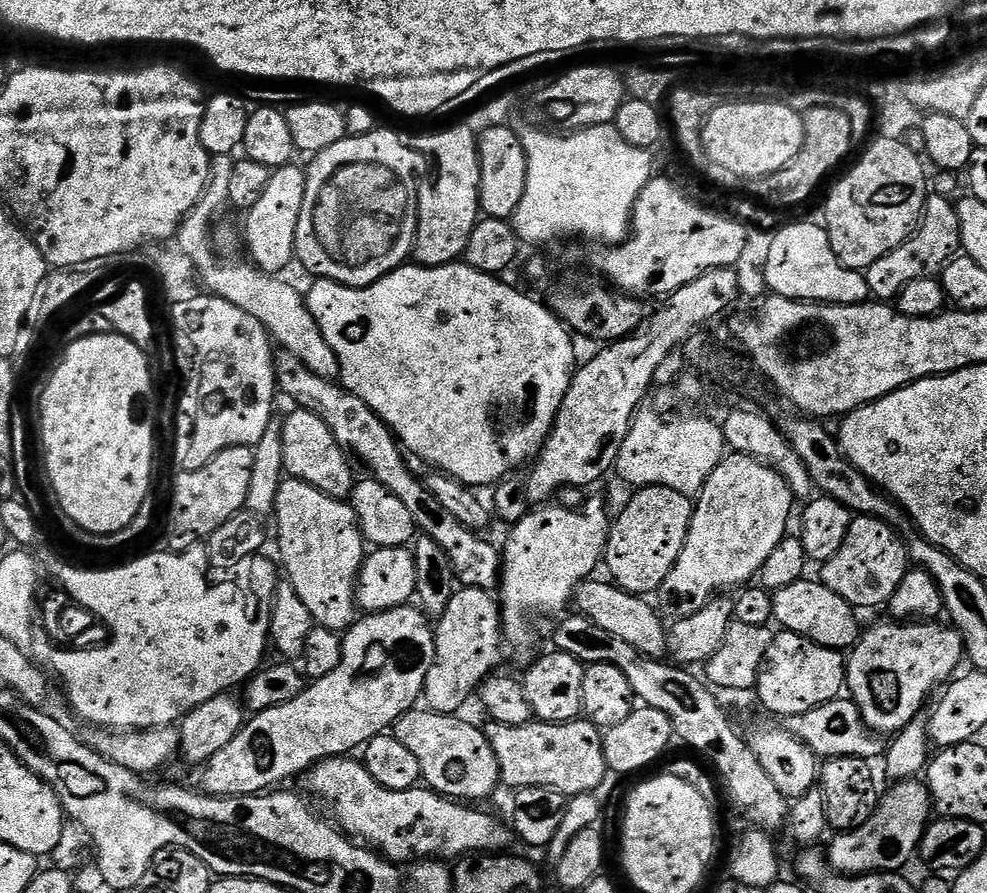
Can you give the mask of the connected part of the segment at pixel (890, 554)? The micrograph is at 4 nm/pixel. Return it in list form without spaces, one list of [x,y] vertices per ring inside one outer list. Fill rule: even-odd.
[[[857,515],[853,519],[850,530],[846,534],[846,542],[842,542],[842,550],[834,554],[834,558],[823,561],[824,568],[818,573],[821,584],[825,584],[834,594],[838,594],[848,604],[857,610],[863,608],[876,608],[887,605],[888,599],[898,590],[902,578],[910,571],[910,561],[908,558],[908,545],[904,543],[901,533],[897,532],[892,525],[876,516]]]

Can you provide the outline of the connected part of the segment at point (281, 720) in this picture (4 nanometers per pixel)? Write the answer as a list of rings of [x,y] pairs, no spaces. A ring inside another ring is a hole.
[[[419,607],[361,615],[342,639],[342,662],[331,674],[311,681],[294,702],[255,713],[203,765],[202,788],[207,795],[259,796],[291,776],[307,773],[320,760],[363,749],[369,740],[387,733],[402,714],[417,707],[436,649],[433,621]]]

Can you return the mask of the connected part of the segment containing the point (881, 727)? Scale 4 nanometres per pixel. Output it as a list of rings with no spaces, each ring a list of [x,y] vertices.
[[[887,622],[888,624],[876,624],[872,629],[865,631],[860,639],[852,645],[850,651],[846,656],[846,692],[858,706],[858,710],[862,714],[862,718],[869,724],[872,729],[881,734],[895,734],[911,722],[914,717],[921,715],[924,703],[928,700],[928,695],[935,690],[936,684],[944,686],[949,683],[957,675],[958,669],[956,667],[961,663],[962,665],[966,660],[966,653],[964,651],[964,639],[960,637],[959,632],[955,627],[949,626],[947,623],[940,624],[941,622]]]

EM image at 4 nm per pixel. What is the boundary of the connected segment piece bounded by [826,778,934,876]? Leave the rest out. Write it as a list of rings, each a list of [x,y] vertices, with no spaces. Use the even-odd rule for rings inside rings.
[[[919,779],[901,780],[891,785],[892,789],[881,795],[876,806],[876,812],[862,826],[852,832],[842,832],[833,835],[832,845],[826,848],[828,867],[834,872],[846,876],[865,876],[868,872],[900,872],[917,855],[920,839],[928,829],[930,817],[933,815],[932,797],[928,794],[927,783]]]

